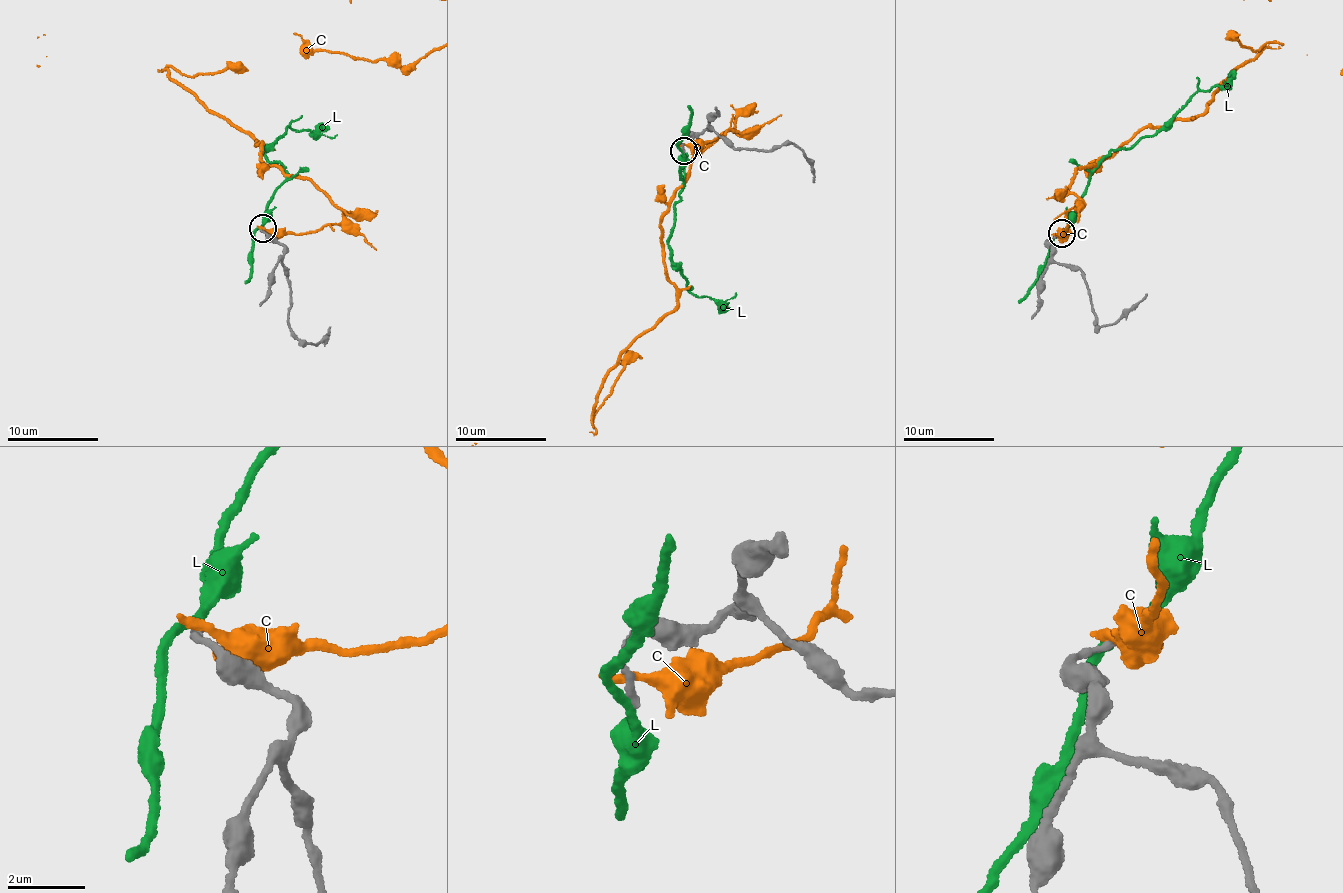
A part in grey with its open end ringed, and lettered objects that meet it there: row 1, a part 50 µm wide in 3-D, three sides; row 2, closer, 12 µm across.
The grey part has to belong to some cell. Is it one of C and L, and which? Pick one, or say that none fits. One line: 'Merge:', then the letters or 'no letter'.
Merge: no letter

